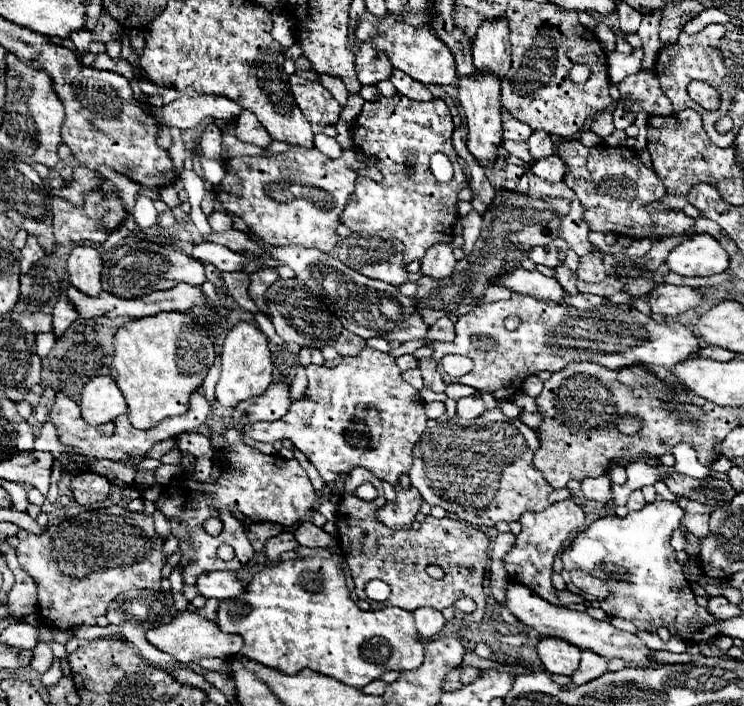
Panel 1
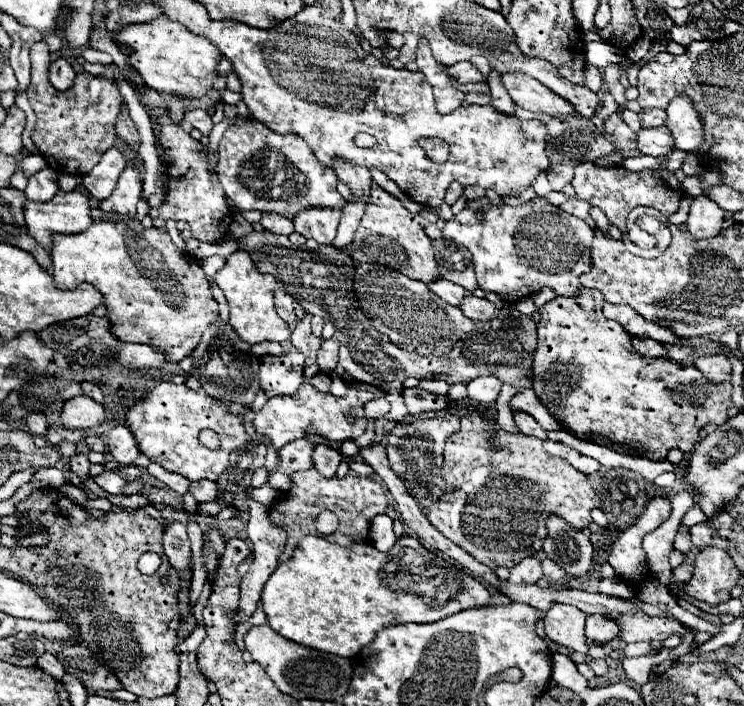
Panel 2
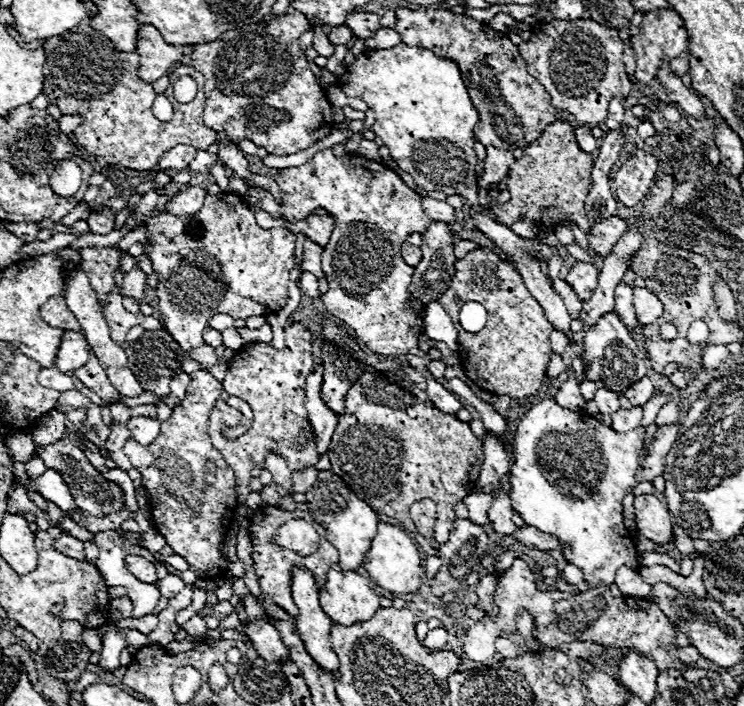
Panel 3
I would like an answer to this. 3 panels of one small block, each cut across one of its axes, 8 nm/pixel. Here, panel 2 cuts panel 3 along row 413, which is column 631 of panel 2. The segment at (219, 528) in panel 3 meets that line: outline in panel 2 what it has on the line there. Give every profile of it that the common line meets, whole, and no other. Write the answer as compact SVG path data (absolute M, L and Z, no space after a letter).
M582 162L574 168L572 186L576 190L578 198L588 200L592 206L598 206L612 224L616 224L622 232L626 230L626 216L636 206L652 206L660 210L662 214L670 216L678 210L680 198L684 196L682 184L678 184L676 176L666 170L642 170L642 172L630 172L622 166L612 168L596 168L588 162Z

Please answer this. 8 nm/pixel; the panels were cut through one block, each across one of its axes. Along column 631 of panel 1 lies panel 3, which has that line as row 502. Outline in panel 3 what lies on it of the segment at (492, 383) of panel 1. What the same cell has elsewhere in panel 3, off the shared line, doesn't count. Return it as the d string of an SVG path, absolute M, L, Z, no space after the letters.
M330 470L318 472L316 482L310 486L310 490L306 490L306 504L310 516L326 528L326 538L338 550L342 572L356 572L364 564L364 554L368 552L370 542L378 530L376 512L364 500L360 500L340 476L332 474Z

